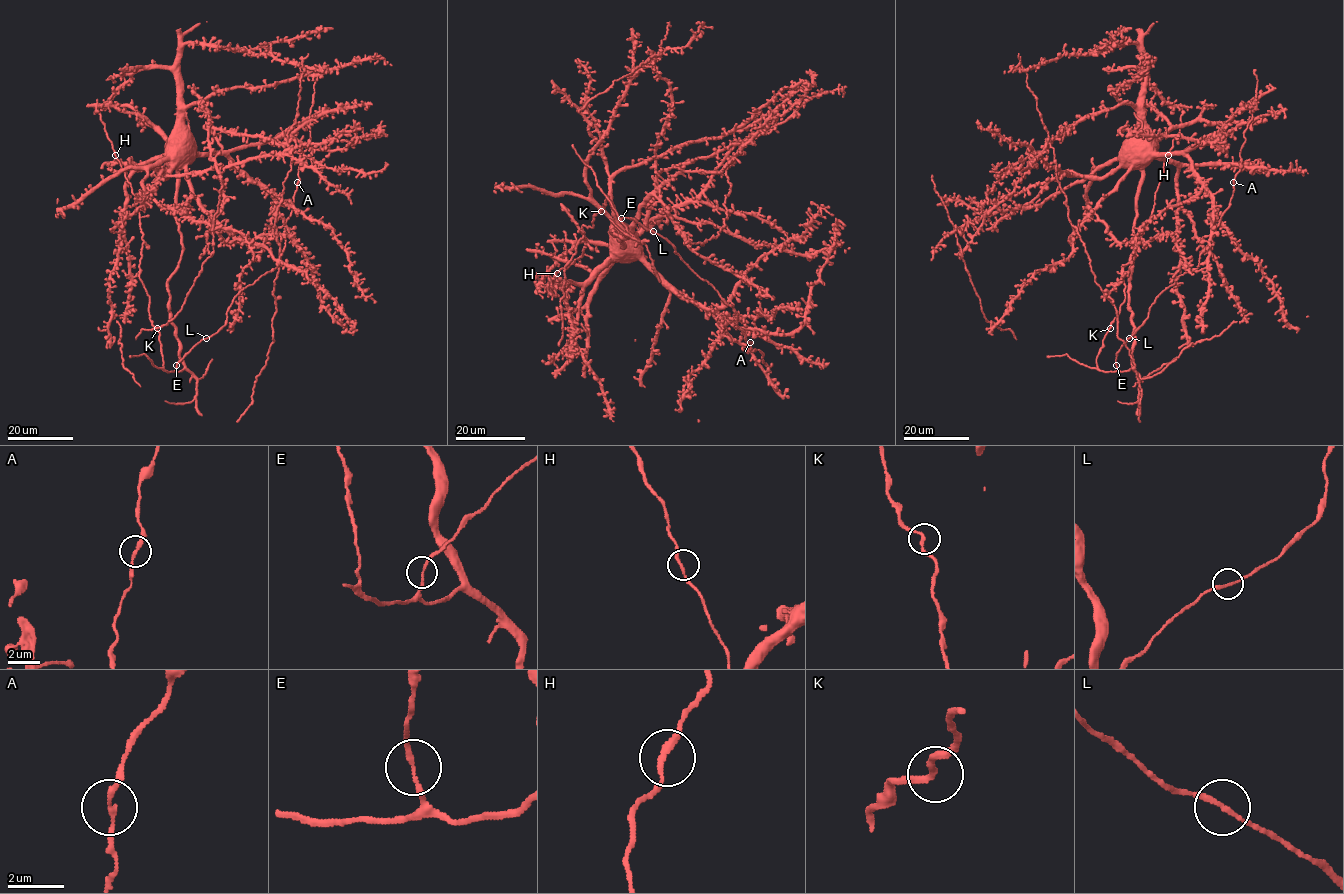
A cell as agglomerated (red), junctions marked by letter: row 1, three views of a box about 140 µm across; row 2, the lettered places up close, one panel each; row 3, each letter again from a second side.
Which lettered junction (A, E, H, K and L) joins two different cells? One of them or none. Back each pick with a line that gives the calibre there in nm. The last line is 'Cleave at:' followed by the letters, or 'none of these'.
A: calibre 190 nm
Cleave at: A

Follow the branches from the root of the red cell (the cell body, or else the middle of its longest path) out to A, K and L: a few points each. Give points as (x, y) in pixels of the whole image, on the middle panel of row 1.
A: (622, 230), (621, 245), (628, 236), (612, 232), (630, 234), (623, 217), (664, 237), (750, 342)
K: (622, 230), (612, 236), (621, 245), (628, 236), (612, 232), (630, 234), (607, 197), (601, 211)
L: (622, 230), (612, 236), (621, 245), (628, 236), (612, 232), (630, 234), (623, 217), (653, 231)

